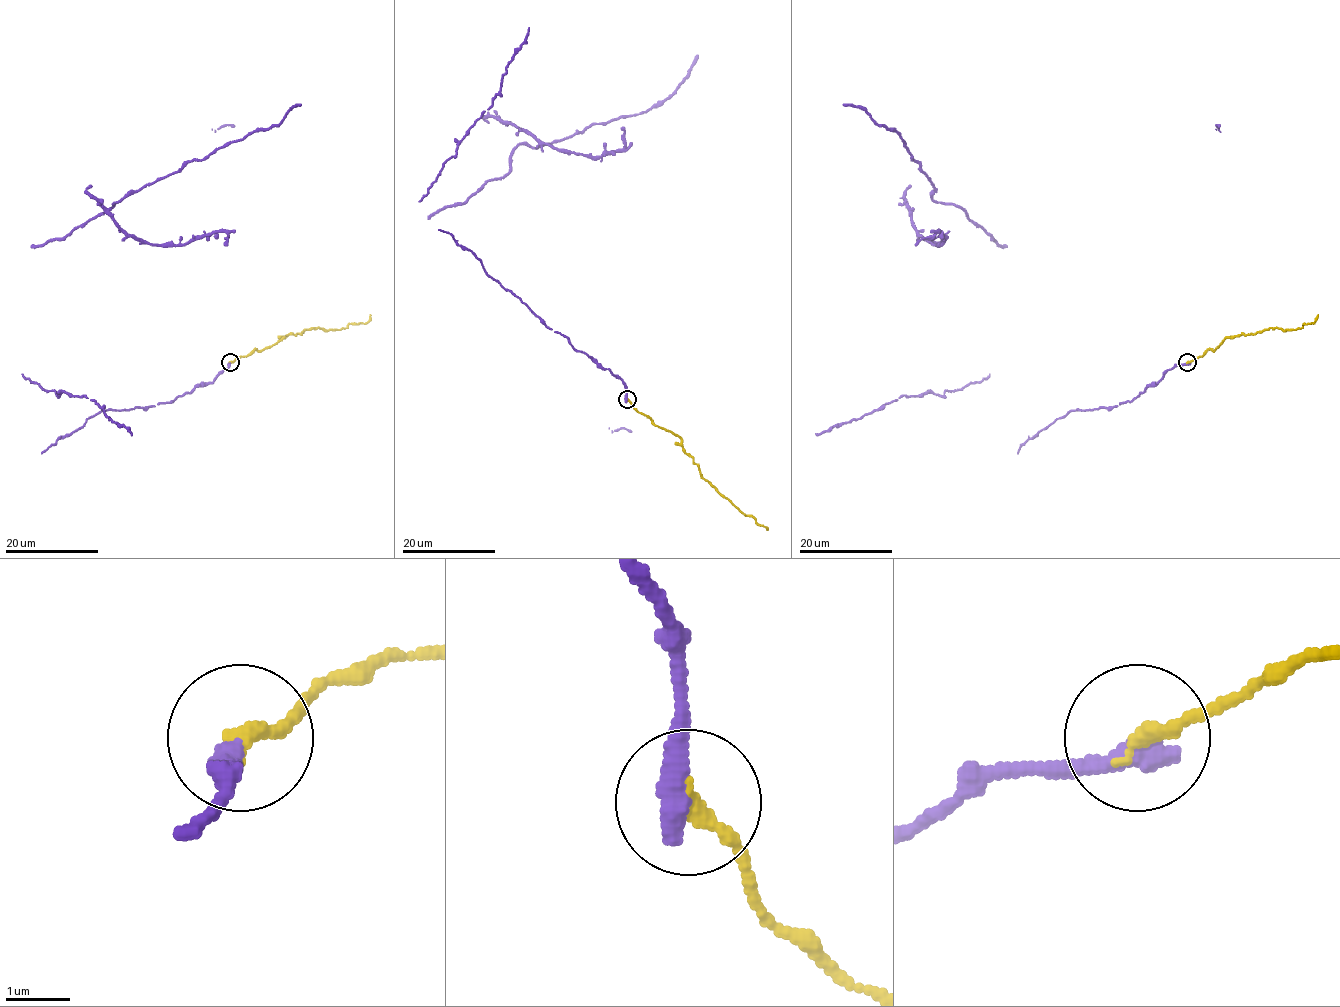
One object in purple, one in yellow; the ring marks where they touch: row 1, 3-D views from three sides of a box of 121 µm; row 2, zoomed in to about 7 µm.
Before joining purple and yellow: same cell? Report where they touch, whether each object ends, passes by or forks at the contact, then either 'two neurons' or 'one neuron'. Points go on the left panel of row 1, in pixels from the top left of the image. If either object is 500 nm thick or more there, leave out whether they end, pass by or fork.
at (230, 362); purple ends there; yellow ends there; one neuron

